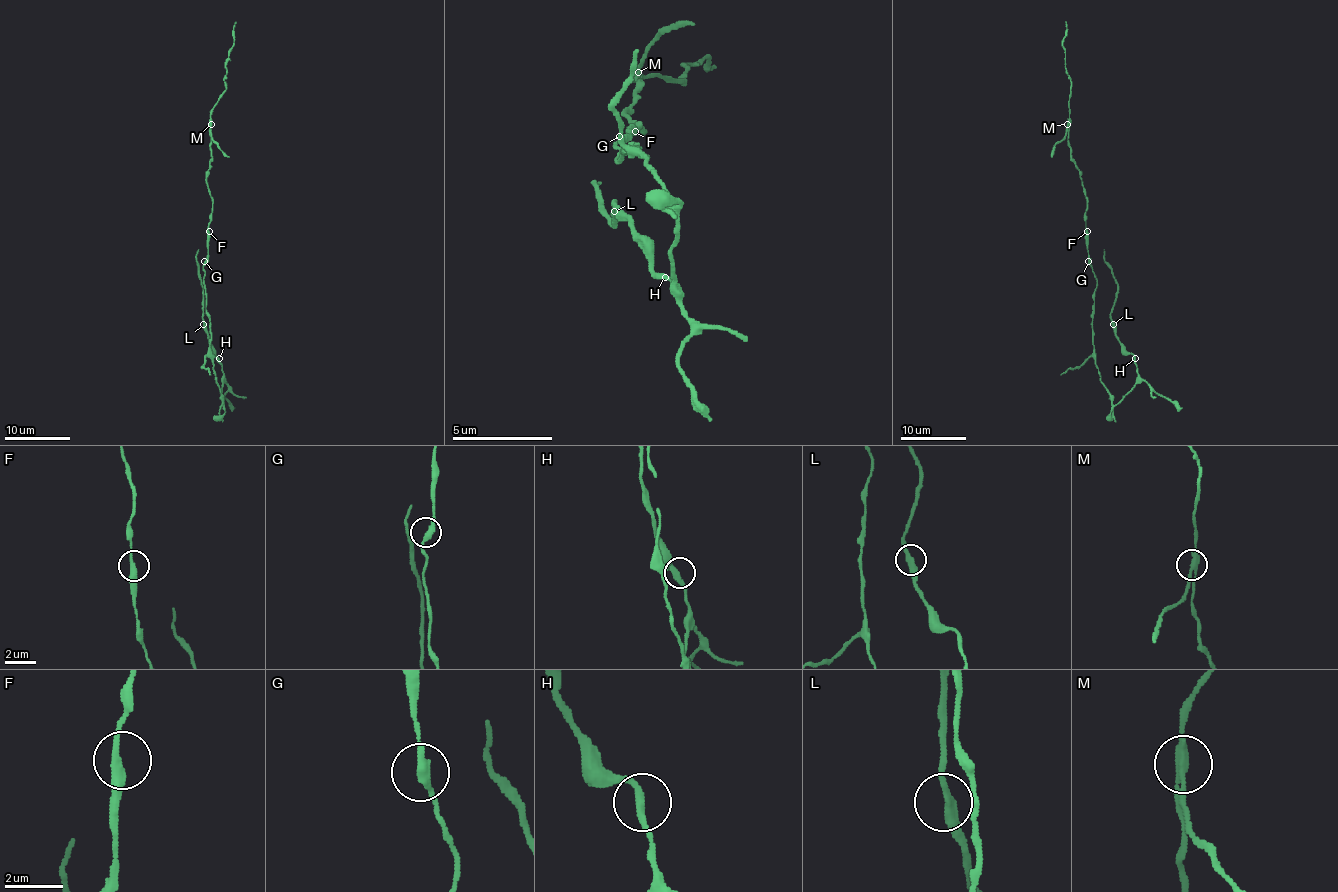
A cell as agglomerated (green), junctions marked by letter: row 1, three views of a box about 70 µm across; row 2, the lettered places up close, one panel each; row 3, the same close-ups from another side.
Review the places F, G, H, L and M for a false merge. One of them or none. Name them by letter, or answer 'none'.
M

